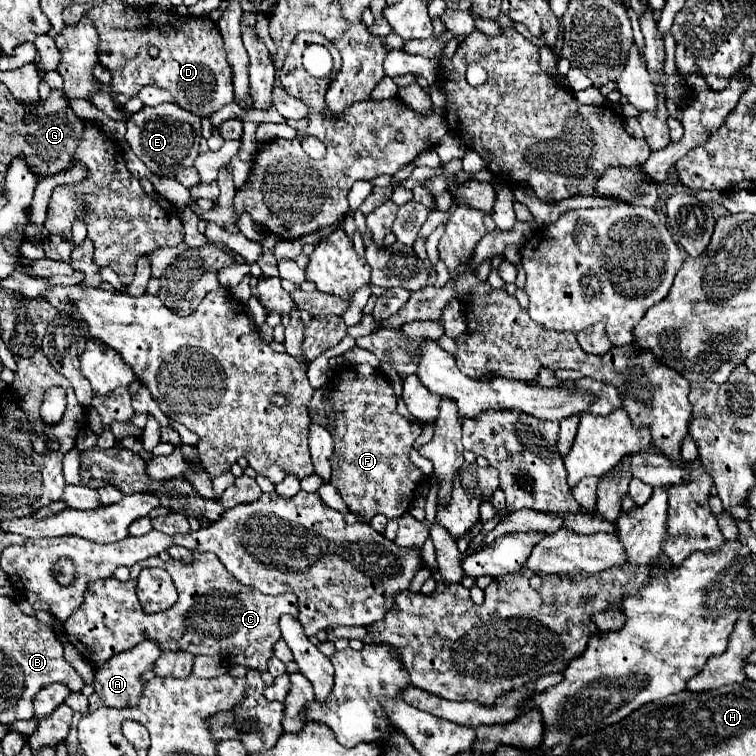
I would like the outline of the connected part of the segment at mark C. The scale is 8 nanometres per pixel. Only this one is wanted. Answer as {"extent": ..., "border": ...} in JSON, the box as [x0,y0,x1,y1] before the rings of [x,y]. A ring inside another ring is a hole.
{"extent":[63,553,297,671],"border":[[[195,553],[191,565],[183,565],[175,559],[161,561],[159,557],[141,561],[131,567],[129,581],[121,583],[115,577],[93,581],[87,587],[83,605],[63,623],[69,641],[95,669],[101,667],[115,653],[133,649],[139,641],[153,639],[159,641],[161,651],[187,649],[193,655],[209,655],[217,663],[245,665],[247,669],[267,671],[267,661],[273,657],[273,645],[281,637],[279,617],[289,613],[297,617],[297,597],[293,593],[285,595],[263,595],[261,591],[247,589],[227,569],[213,553]],[[143,567],[163,567],[173,577],[179,591],[179,601],[165,609],[163,613],[147,615],[143,613],[135,587],[137,575]]]}

